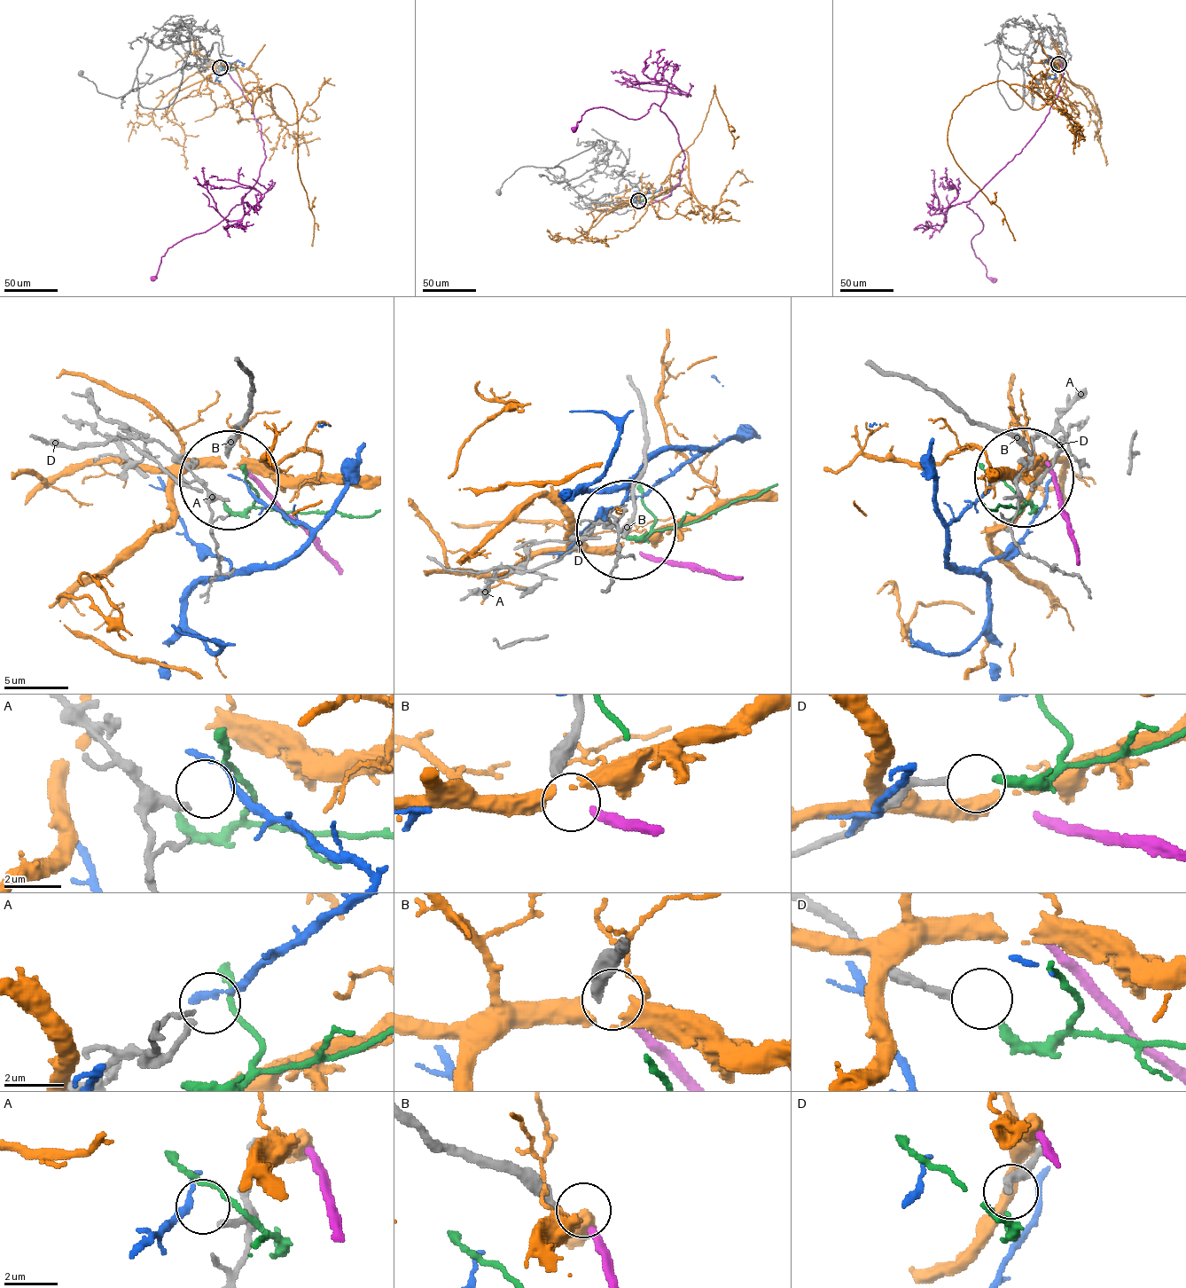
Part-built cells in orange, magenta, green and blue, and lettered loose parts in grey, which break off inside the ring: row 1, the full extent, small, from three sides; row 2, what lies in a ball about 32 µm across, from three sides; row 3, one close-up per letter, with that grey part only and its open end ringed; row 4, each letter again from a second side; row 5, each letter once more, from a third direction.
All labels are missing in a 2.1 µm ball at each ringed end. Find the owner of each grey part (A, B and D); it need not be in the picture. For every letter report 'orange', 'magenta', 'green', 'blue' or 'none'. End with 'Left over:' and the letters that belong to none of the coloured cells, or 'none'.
A: none
B: magenta
D: green
Left over: A

